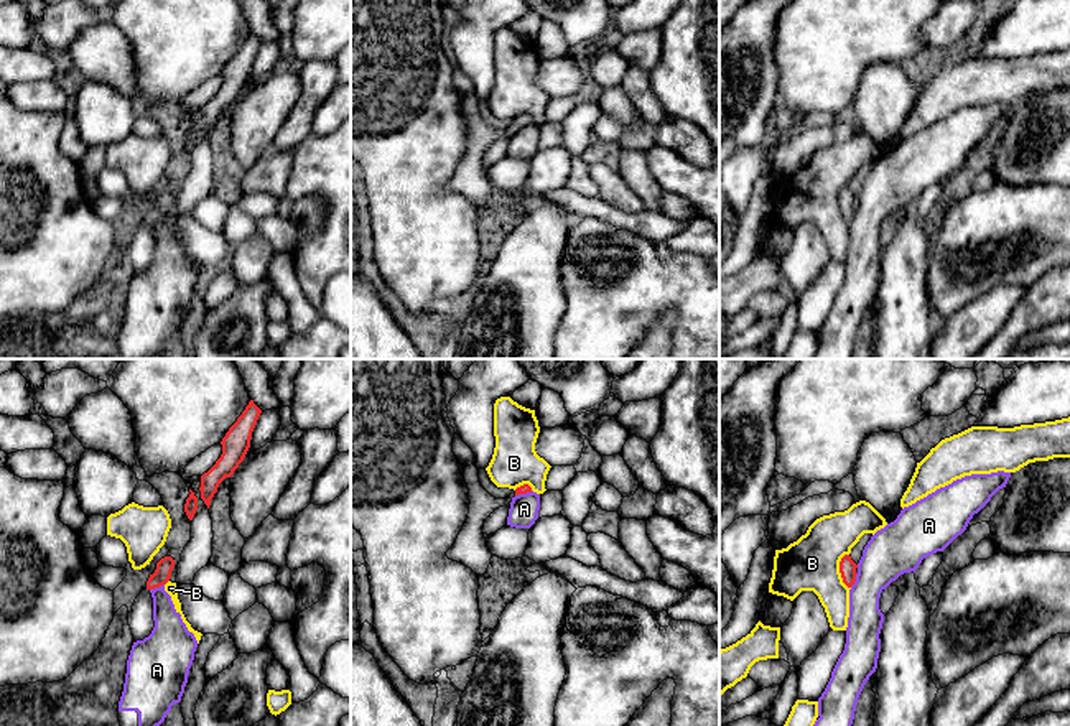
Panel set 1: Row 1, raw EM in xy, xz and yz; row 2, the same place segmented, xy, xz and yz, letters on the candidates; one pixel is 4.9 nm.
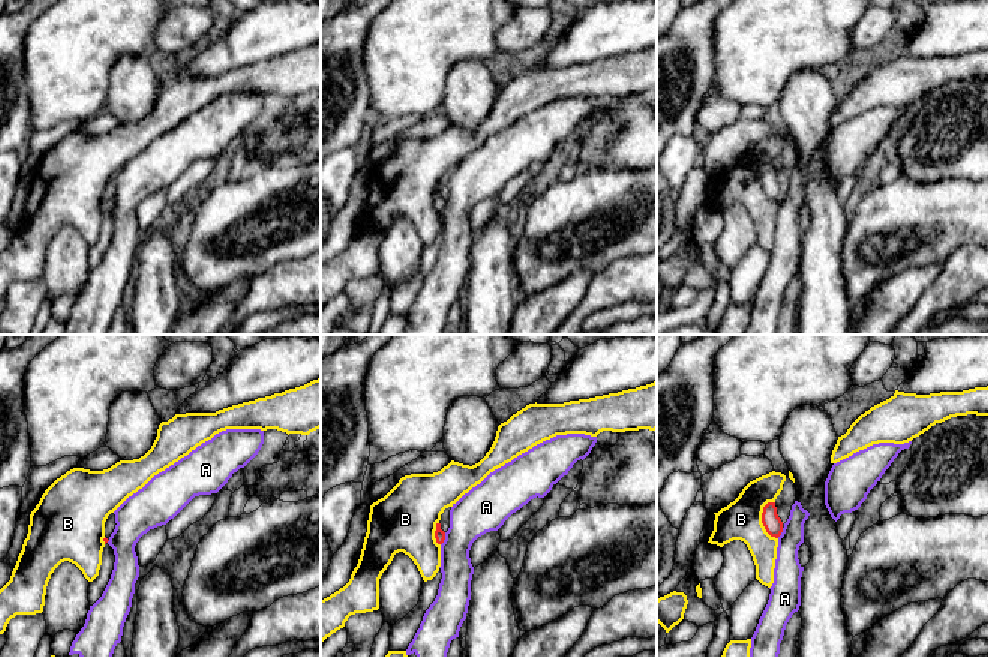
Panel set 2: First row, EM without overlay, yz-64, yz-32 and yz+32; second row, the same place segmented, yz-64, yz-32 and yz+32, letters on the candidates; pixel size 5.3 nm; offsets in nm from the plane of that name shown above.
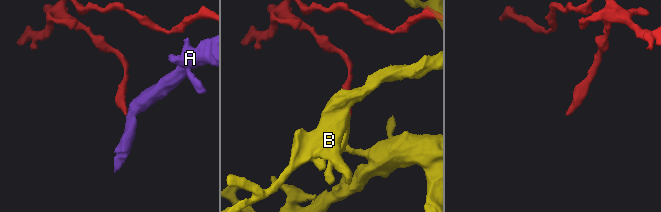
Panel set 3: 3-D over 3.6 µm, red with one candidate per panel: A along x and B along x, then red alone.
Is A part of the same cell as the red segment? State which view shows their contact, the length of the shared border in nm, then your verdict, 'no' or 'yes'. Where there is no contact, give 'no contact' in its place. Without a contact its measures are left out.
xy | 80 nm | no

